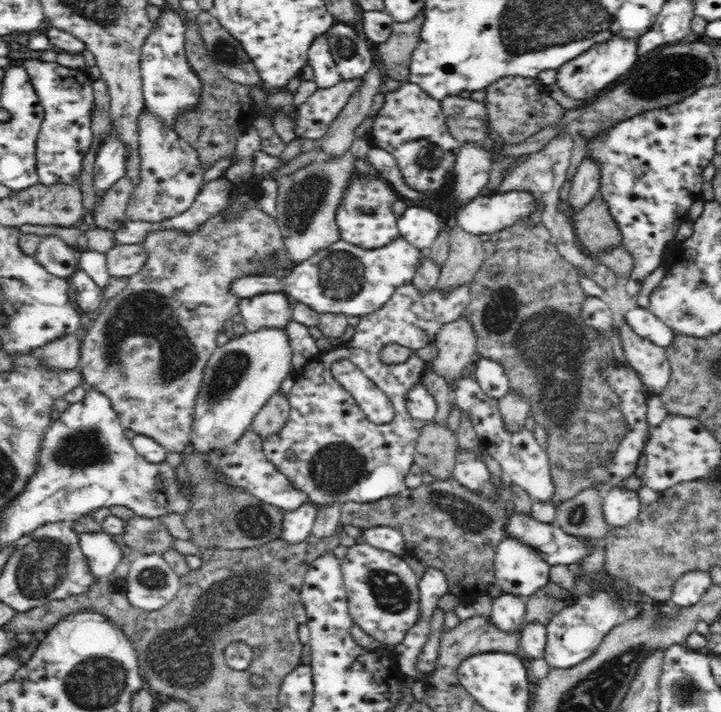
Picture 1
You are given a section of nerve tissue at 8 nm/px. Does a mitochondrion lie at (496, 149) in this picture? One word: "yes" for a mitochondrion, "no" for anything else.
no

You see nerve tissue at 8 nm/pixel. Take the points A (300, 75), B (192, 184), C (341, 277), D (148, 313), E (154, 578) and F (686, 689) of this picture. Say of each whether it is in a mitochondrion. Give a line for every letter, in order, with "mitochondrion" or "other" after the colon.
A: other
B: other
C: mitochondrion
D: mitochondrion
E: mitochondrion
F: mitochondrion

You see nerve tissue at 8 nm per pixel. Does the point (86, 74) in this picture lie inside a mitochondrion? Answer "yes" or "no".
no

